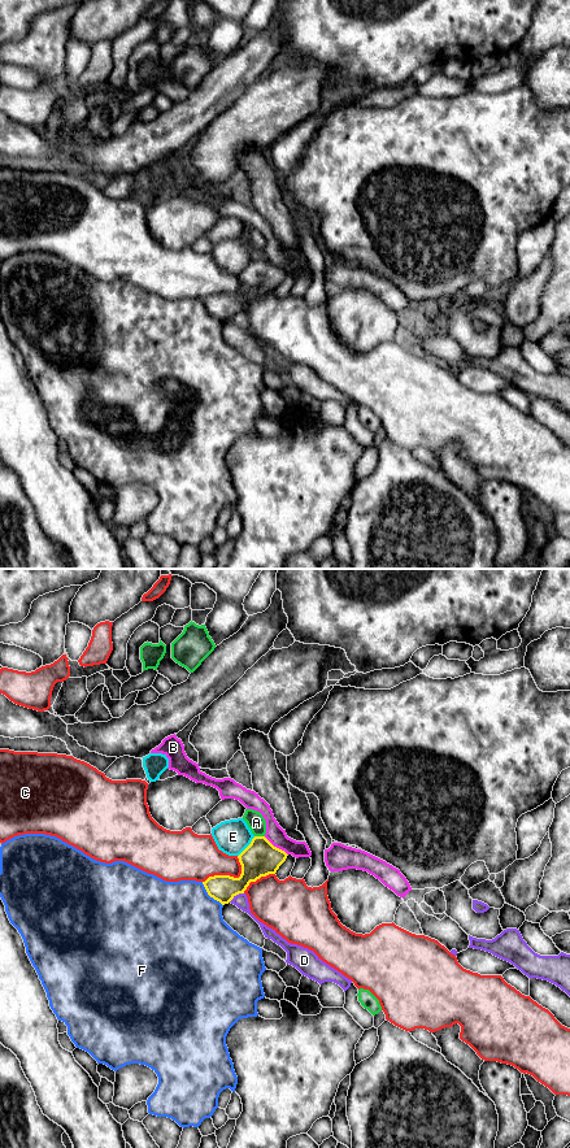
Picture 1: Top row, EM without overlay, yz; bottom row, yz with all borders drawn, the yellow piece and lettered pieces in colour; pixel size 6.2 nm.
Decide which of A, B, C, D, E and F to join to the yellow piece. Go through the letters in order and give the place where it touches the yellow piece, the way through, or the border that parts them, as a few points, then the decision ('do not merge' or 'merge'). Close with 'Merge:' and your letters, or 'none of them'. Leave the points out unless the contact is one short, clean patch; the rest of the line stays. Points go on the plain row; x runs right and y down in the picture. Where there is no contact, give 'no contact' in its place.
A: yz (260, 255) | do not merge
B: yz (275, 265) | do not merge
C: yz (230, 295) | do not merge
D: yz (235, 313) | along yz (243, 311), (239, 311), (229, 320) | do not merge
E: yz (247, 265) | along yz (255, 255), (238, 274) | do not merge
F: yz (209, 313) | do not merge
Merge: none of them

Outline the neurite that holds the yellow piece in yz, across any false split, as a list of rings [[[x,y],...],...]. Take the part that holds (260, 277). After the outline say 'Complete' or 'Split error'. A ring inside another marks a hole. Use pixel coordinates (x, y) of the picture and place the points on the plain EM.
[[[254,255],[251,262],[238,274],[242,283],[239,296],[214,293],[203,300],[208,313],[222,323],[236,313],[244,312],[251,300],[275,292],[286,279],[287,271],[274,265],[265,255]]]. Complete

